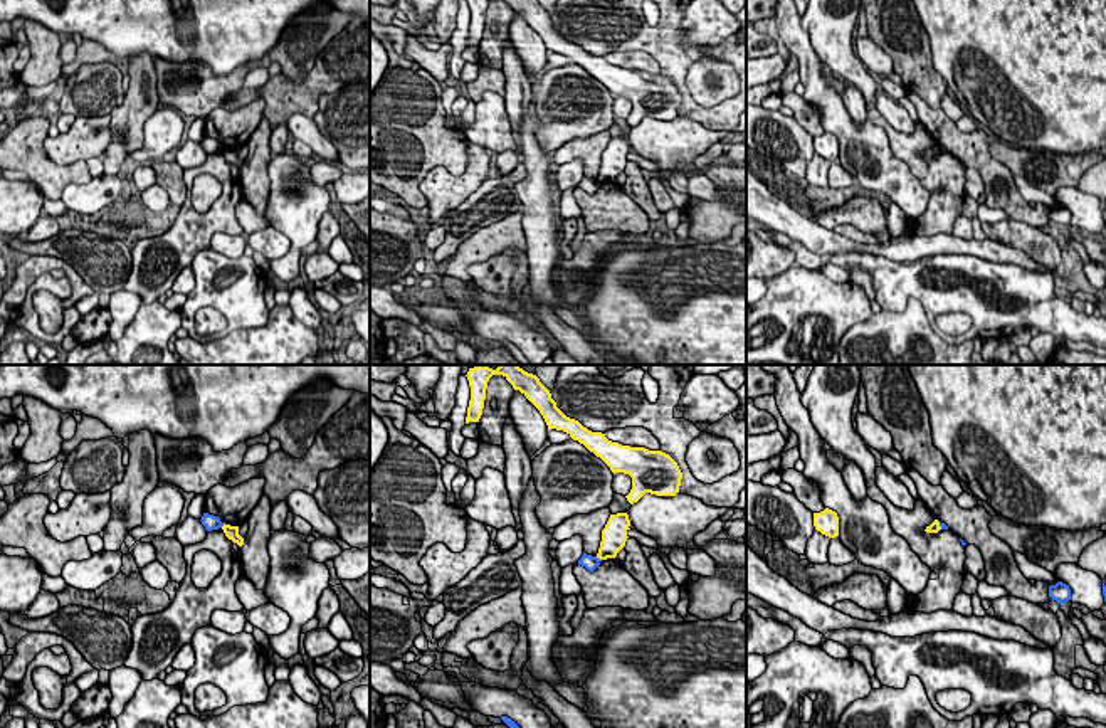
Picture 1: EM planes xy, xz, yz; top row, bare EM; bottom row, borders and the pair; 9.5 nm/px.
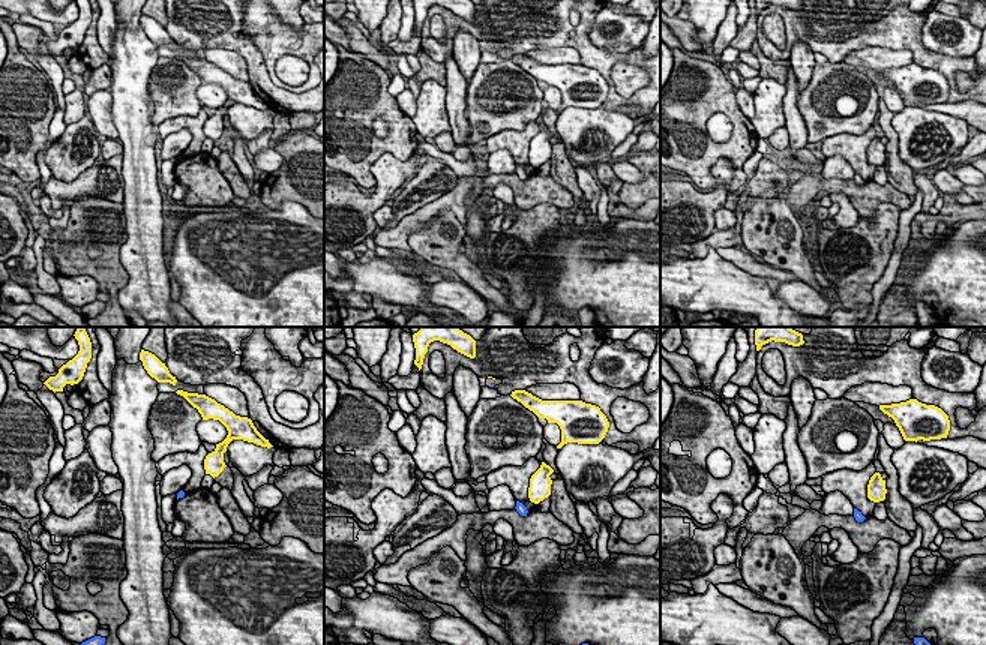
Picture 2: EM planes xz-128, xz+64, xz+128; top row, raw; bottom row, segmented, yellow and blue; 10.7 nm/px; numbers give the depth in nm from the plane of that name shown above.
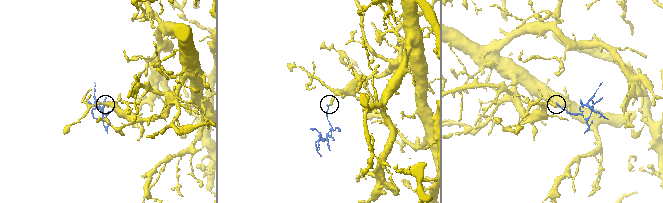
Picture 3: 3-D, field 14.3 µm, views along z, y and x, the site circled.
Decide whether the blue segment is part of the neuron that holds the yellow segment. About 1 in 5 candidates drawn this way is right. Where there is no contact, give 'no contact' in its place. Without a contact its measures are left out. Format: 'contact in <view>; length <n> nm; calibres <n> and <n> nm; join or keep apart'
contact in xz; length 70 nm; calibres 240 and 140 nm; keep apart

